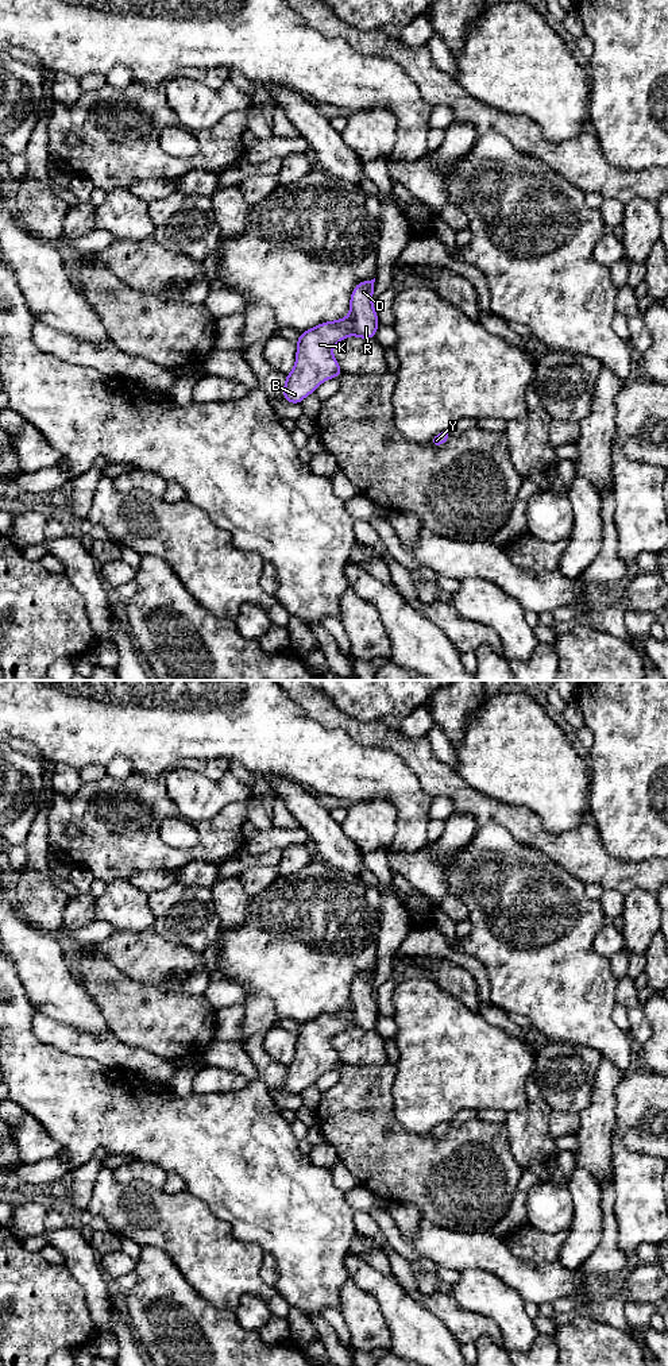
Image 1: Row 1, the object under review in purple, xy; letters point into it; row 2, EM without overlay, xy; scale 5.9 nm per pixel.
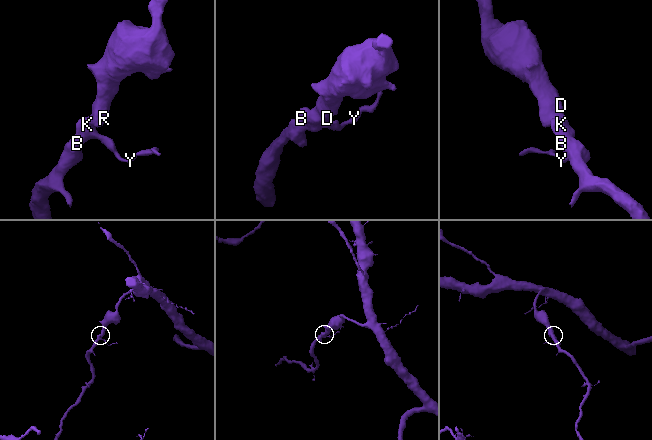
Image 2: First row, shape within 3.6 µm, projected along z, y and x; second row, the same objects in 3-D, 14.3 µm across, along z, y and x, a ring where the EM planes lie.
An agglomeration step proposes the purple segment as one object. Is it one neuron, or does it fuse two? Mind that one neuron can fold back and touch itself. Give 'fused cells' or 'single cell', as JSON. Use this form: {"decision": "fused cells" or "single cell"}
{"decision": "single cell"}

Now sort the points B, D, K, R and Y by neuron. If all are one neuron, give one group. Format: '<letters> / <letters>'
B D K R Y

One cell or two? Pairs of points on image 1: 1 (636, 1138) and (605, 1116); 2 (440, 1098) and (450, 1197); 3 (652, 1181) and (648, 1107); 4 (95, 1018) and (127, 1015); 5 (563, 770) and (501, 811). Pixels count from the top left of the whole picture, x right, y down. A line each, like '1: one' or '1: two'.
1: two
2: two
3: two
4: two
5: two

